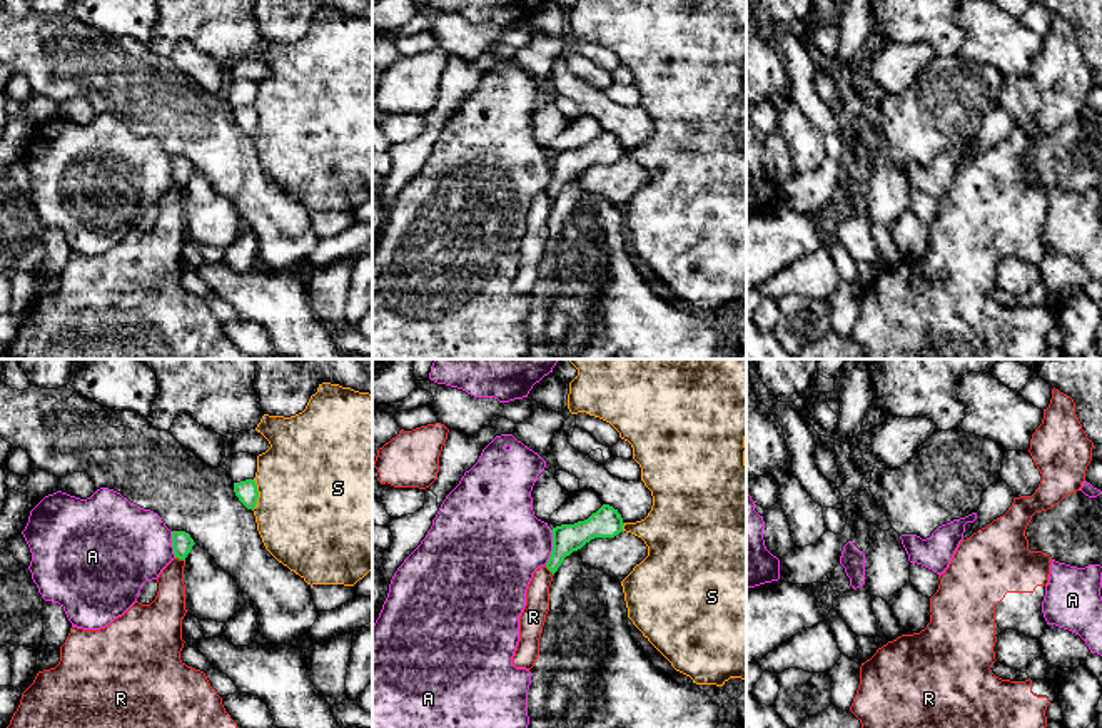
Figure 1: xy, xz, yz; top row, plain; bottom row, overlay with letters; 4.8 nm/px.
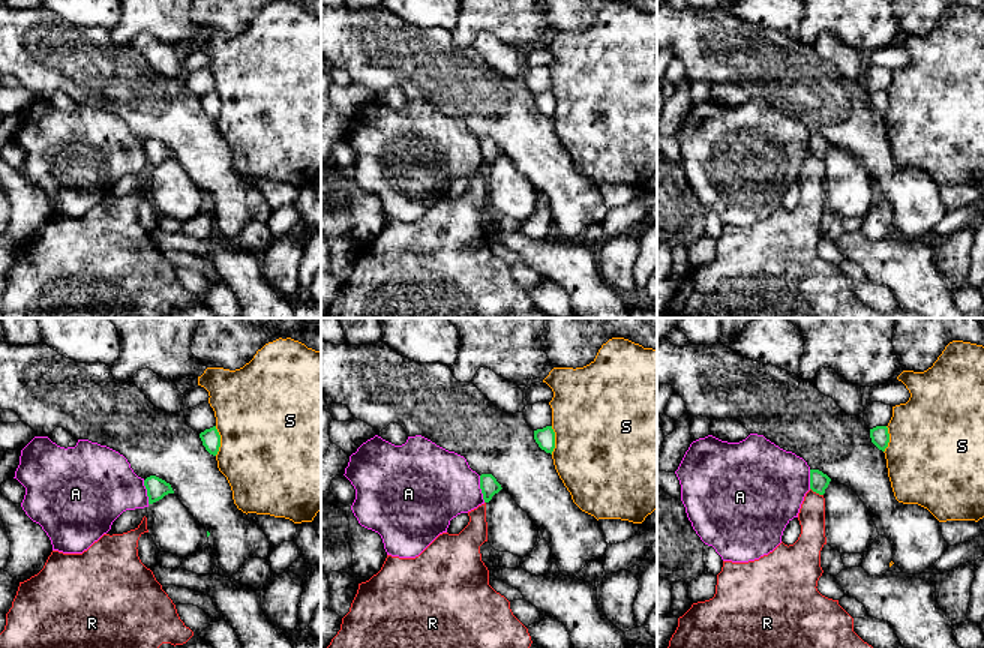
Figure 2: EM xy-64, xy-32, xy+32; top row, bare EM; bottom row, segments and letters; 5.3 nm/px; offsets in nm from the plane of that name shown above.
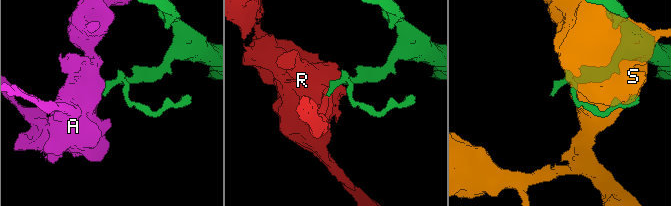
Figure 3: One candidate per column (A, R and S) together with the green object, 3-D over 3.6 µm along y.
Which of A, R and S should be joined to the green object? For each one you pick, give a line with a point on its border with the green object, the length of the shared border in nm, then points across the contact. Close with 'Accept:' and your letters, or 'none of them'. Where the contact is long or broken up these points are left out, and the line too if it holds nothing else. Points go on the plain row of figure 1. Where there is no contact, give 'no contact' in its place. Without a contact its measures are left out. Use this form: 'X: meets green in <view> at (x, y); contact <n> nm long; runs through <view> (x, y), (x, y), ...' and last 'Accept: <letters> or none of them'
Accept: none of them

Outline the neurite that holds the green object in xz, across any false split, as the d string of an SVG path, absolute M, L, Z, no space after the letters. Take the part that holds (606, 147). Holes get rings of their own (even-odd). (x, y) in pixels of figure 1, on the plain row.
M603 130L588 145L574 150L561 150L551 155L553 177L546 189L546 194L554 200L566 182L581 175L594 164L614 164L623 157L623 144L609 130Z

